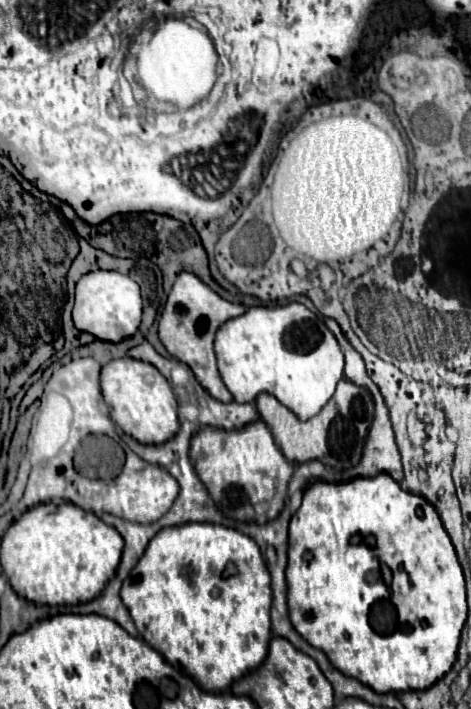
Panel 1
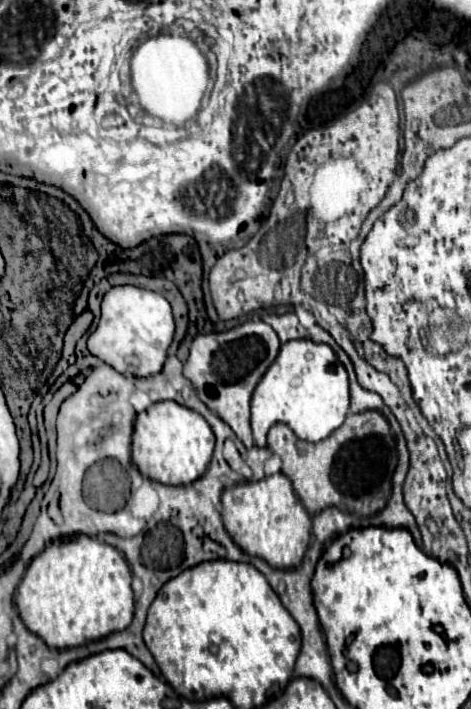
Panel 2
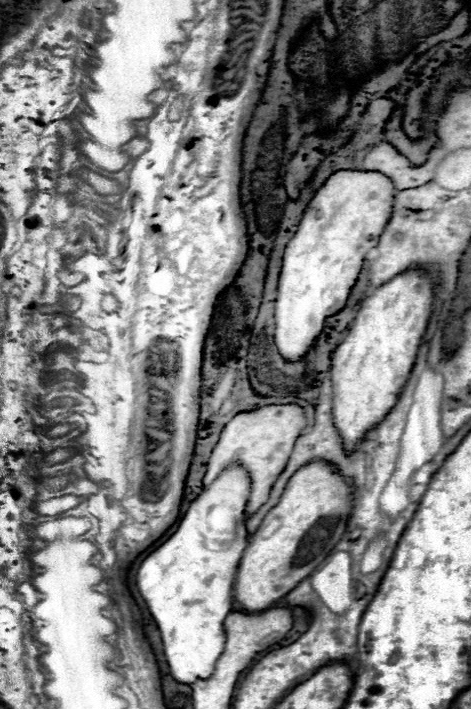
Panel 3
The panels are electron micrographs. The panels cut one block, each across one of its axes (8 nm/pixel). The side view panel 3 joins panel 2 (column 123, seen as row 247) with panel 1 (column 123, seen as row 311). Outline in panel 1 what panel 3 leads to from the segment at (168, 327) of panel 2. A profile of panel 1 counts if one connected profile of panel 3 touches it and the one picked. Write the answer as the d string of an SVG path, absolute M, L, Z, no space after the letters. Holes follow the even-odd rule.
M90 272L88 276L82 276L76 284L76 304L72 310L72 318L78 330L90 332L98 340L114 344L122 342L136 334L142 320L140 286L120 272Z

